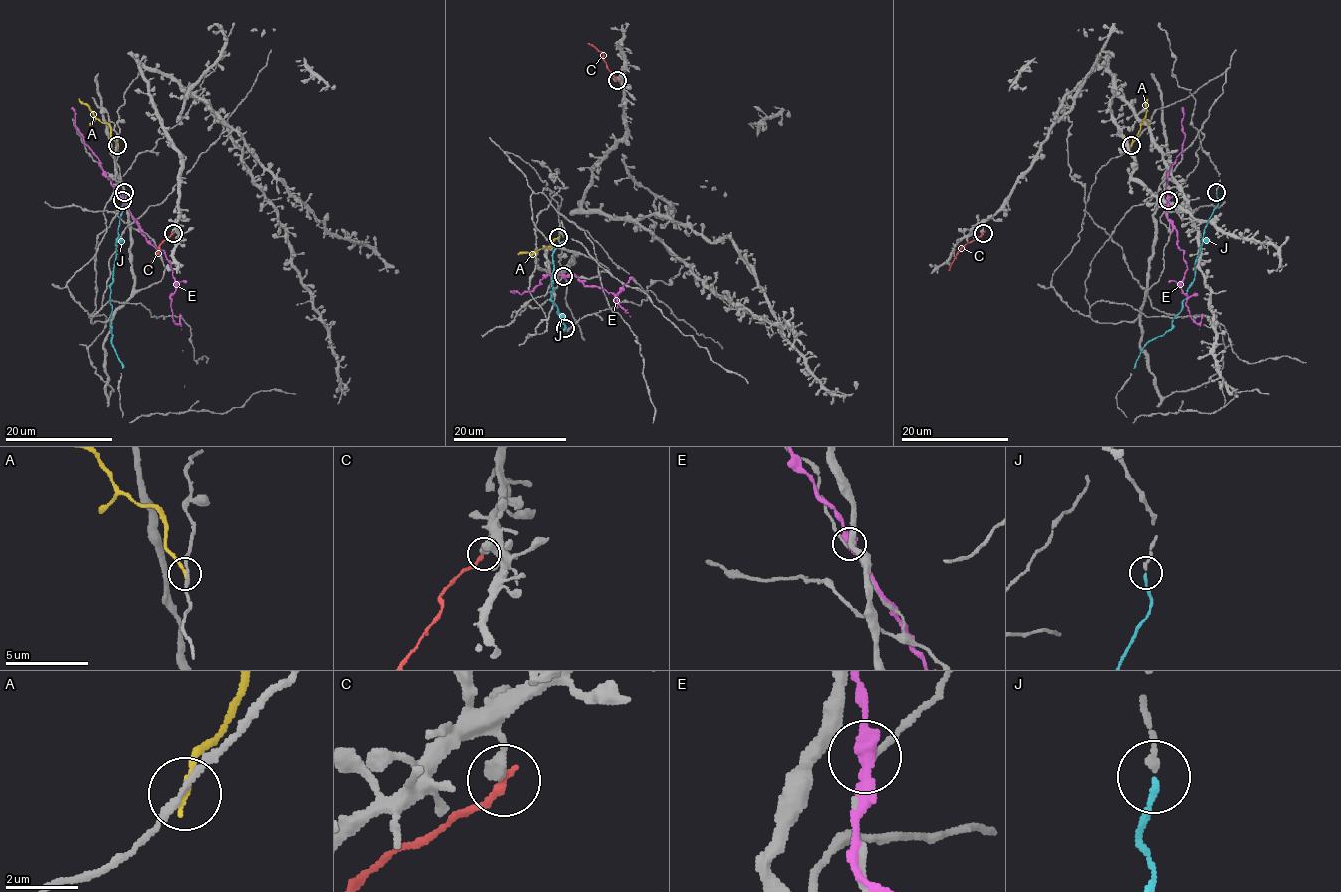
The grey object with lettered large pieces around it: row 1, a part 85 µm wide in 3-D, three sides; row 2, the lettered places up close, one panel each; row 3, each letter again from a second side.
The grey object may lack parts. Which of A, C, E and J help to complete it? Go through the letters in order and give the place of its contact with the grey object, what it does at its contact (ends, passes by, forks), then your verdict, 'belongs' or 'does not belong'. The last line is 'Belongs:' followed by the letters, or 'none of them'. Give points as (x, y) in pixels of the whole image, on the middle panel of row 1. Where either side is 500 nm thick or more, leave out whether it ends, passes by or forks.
A: meets grey at (558, 237); it ends there; does not belong
C: meets grey at (617, 80); it ends there; does not belong
E: meets grey at (563, 276); it passes by; does not belong
J: meets grey at (565, 328); it ends there; belongs
Belongs: J

